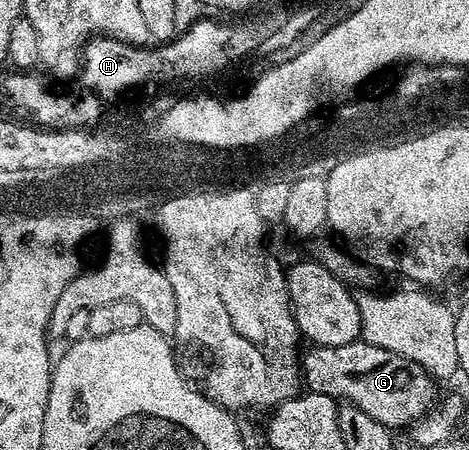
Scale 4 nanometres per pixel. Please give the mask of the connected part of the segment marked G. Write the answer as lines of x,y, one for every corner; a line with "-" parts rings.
365,340
345,343
341,347
311,347
301,357
301,377
313,393
330,393
355,404
377,423
388,427
408,426
419,420
436,404
436,378
408,357

